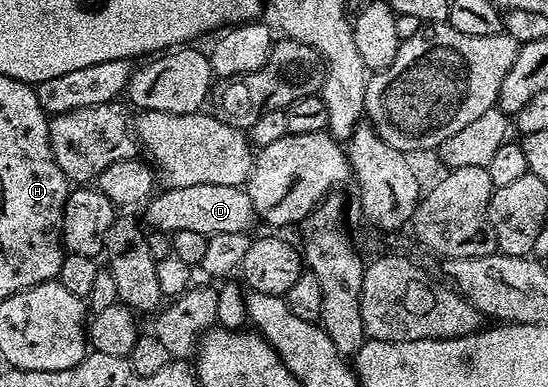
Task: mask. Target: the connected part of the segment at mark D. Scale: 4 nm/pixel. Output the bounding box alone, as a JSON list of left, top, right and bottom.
[144,186,259,237]

